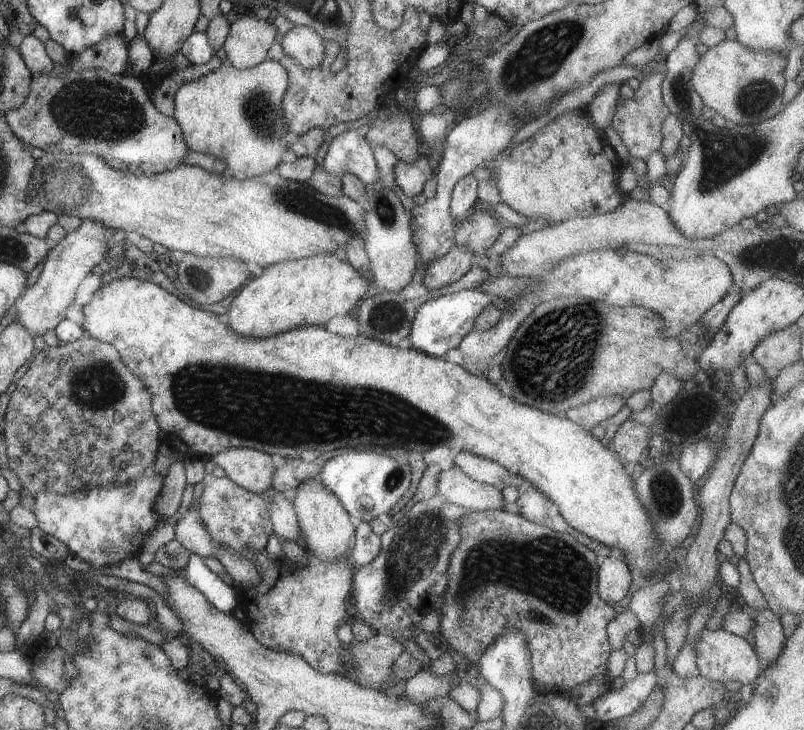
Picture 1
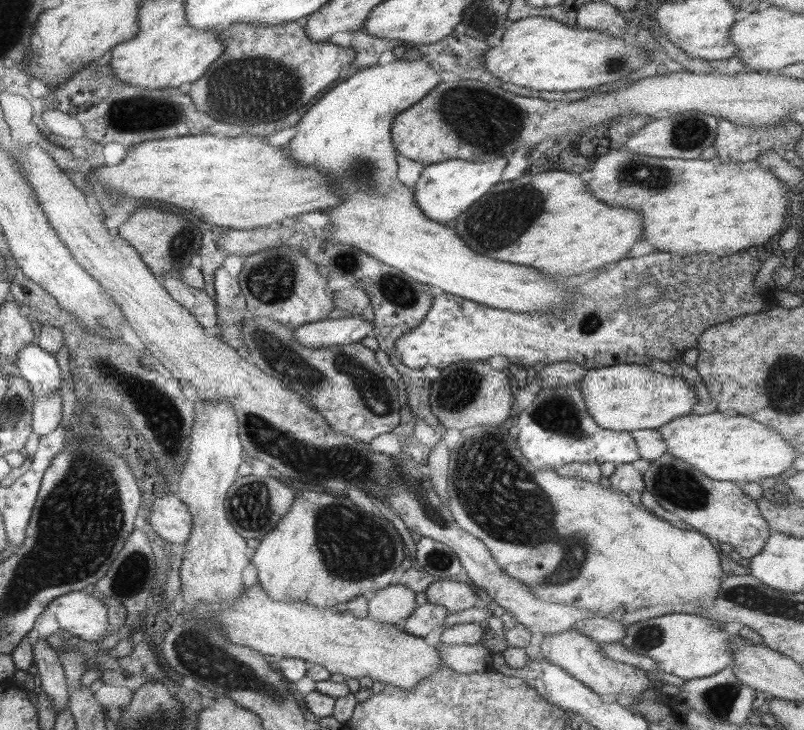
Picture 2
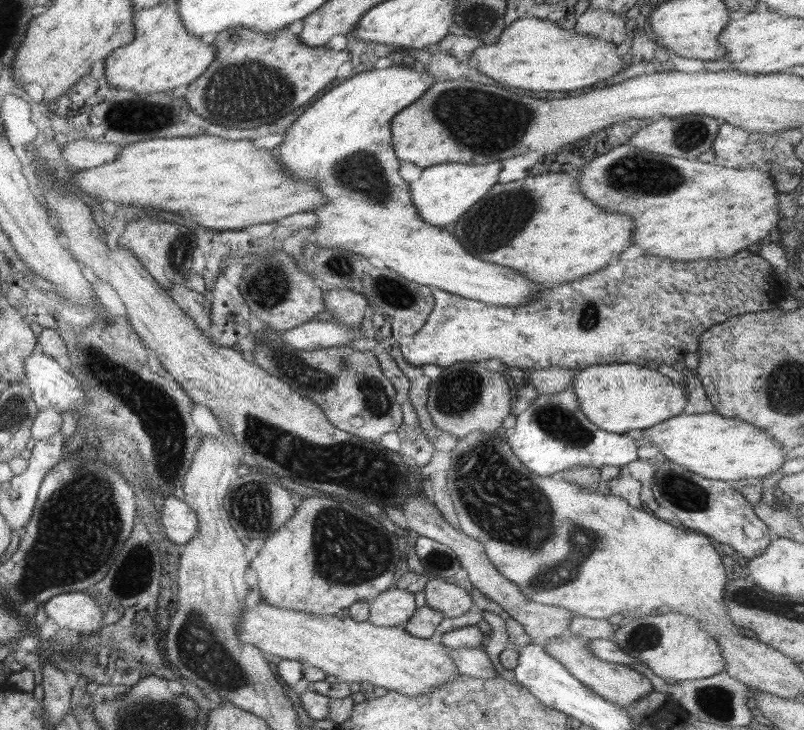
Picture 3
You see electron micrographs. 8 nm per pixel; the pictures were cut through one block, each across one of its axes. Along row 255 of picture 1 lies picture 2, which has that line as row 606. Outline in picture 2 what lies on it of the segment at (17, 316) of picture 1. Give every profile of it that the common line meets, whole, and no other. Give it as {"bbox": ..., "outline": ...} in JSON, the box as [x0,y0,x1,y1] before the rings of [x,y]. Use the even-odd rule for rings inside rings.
{"bbox":[46,590,110,642],"outline":[[[90,590],[57,596],[46,609],[53,612],[59,630],[67,630],[85,642],[100,642],[110,633],[106,607]]]}

